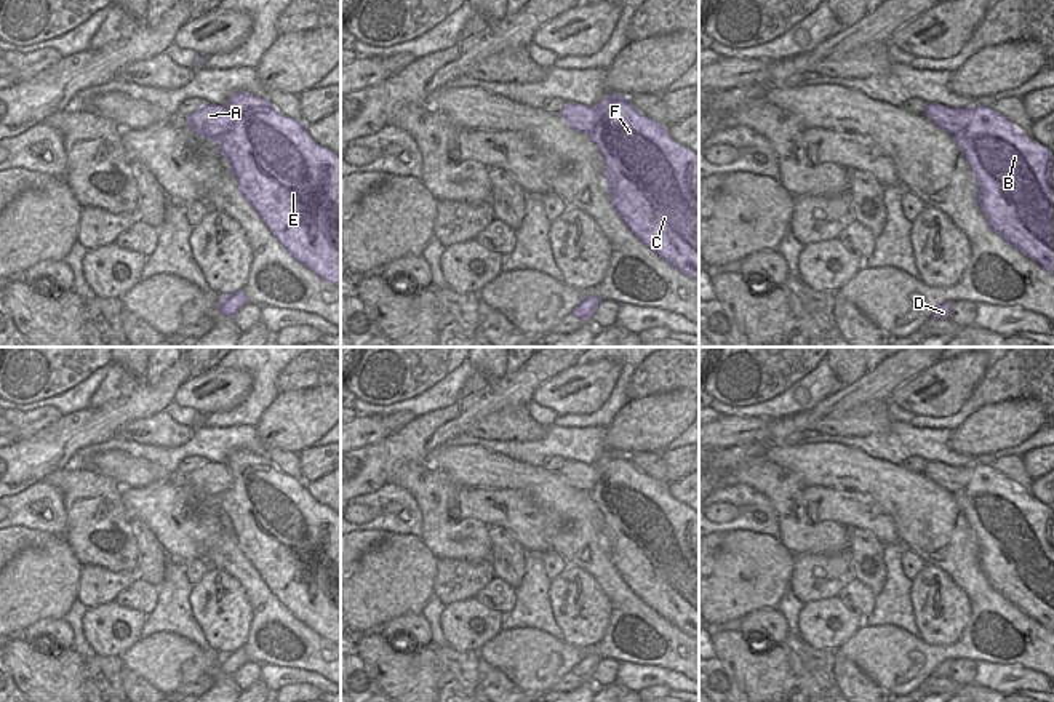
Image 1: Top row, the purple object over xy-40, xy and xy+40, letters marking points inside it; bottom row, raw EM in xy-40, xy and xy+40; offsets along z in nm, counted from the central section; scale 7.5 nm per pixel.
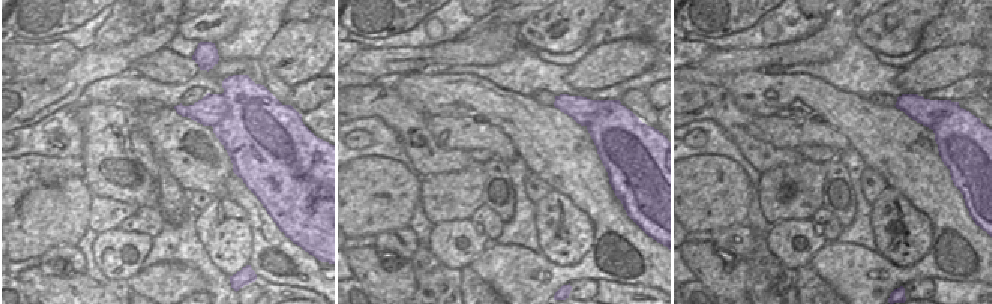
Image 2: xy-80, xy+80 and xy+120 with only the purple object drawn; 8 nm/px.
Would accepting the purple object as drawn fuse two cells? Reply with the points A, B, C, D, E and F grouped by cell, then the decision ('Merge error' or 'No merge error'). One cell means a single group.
Groups: A B C D E F. No merge error.

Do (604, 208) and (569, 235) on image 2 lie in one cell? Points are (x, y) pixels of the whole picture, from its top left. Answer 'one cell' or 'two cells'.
two cells

